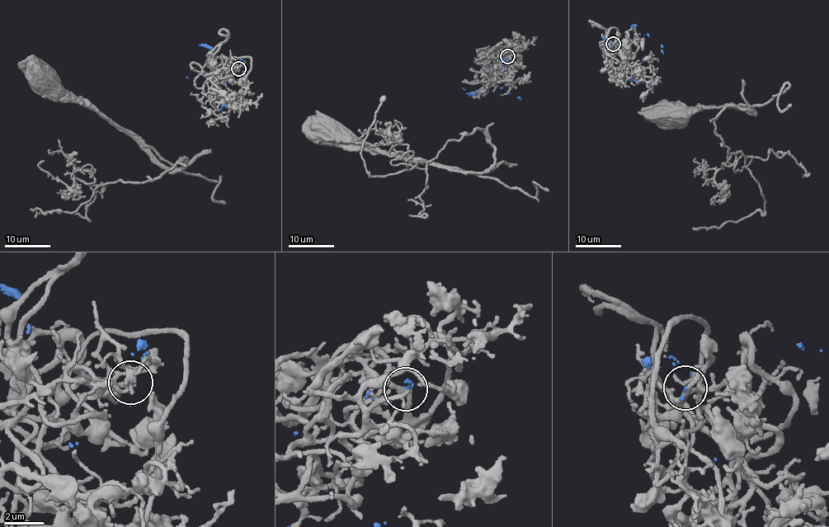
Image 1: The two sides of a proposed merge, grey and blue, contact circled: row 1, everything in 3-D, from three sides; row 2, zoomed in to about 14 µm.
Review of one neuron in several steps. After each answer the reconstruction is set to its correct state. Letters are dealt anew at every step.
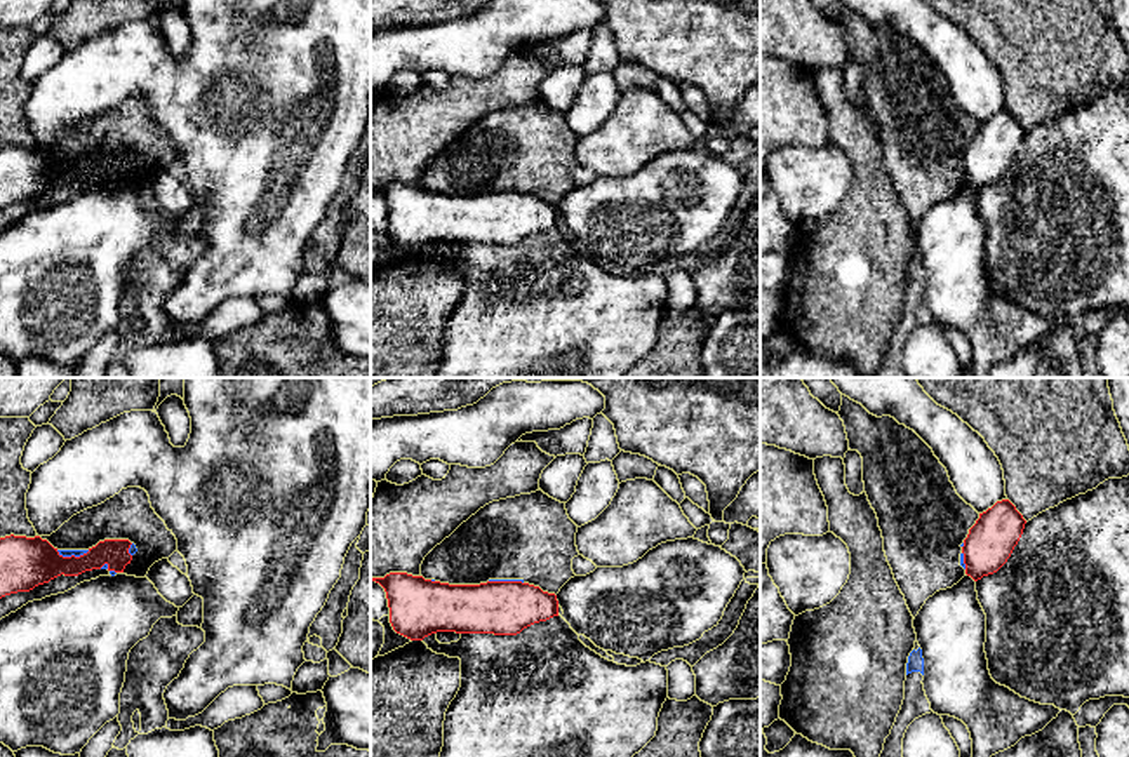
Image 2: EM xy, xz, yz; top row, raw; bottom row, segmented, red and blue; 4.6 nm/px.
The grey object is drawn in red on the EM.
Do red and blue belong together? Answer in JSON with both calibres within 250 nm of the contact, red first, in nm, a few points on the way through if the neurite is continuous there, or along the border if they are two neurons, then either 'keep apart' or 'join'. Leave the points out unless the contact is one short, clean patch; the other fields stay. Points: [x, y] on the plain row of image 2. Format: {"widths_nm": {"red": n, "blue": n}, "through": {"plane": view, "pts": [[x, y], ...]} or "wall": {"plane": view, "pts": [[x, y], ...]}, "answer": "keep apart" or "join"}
{"widths_nm": {"red": 240, "blue": 30}, "answer": "keep apart"}

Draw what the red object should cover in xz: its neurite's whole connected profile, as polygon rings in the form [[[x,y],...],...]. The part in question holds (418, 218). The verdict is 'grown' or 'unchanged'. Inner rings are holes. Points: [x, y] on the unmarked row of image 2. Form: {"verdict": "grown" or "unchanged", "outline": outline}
{"verdict": "unchanged", "outline": [[[407,183],[371,191],[386,202],[393,240],[411,251],[437,242],[517,245],[558,226],[555,204],[522,191],[449,195]]]}

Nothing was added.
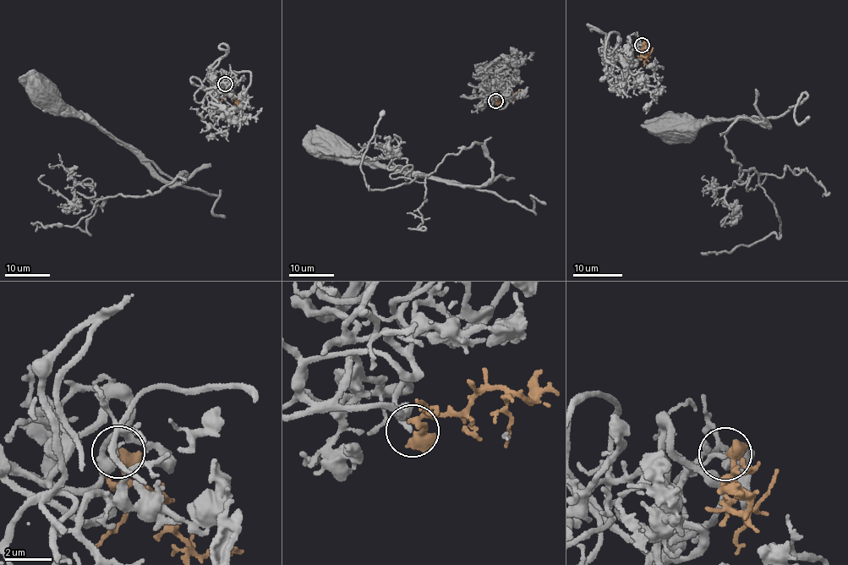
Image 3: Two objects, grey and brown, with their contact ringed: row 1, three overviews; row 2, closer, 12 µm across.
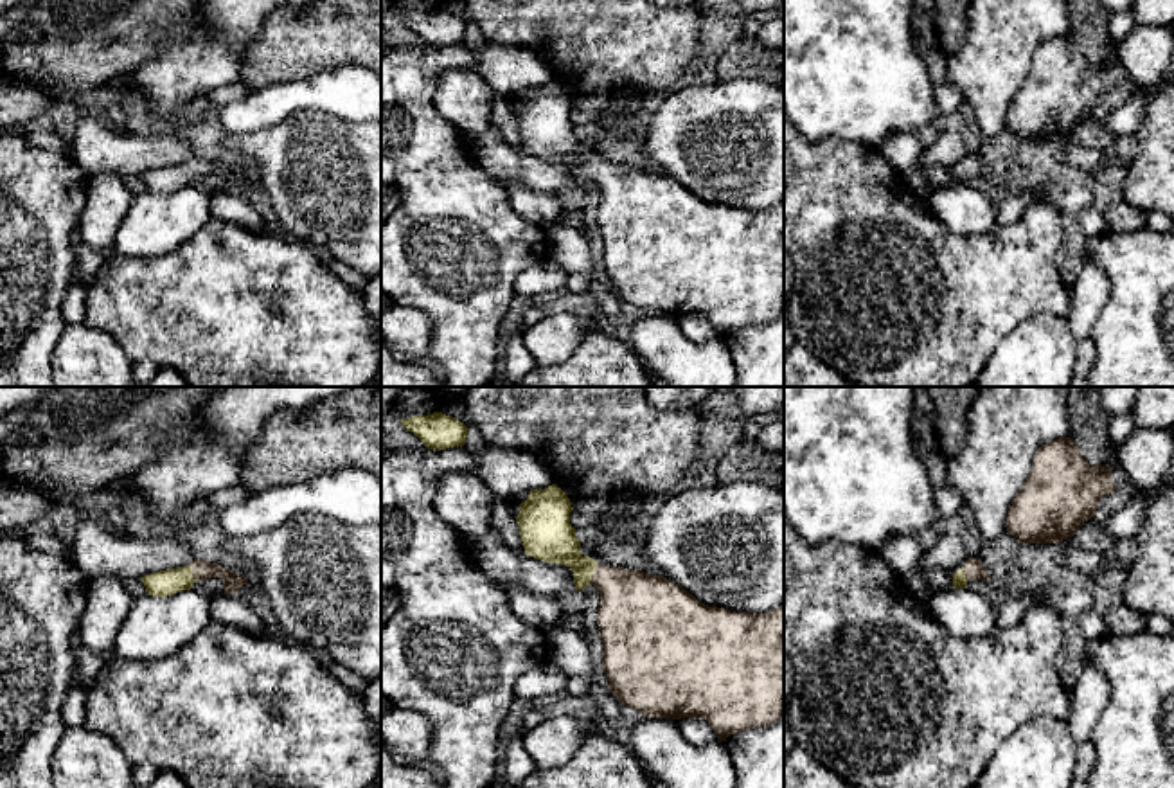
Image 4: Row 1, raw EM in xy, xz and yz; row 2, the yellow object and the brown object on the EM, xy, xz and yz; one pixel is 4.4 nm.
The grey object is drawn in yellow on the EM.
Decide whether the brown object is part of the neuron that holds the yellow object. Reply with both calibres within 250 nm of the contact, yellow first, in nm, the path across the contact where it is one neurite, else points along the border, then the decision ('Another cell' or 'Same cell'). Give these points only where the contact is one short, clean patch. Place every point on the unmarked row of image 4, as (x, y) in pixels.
Thickness 220 nm (yellow) against 320 nm. Path across: xz (551, 134), (592, 171), (601, 173), (635, 207). Same cell

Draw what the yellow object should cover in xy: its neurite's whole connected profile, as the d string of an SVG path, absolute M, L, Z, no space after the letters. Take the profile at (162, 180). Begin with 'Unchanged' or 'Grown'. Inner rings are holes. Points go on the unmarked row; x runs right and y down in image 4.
Grown. M198 155L185 164L147 171L140 178L144 180L147 193L167 194L182 187L191 187L196 178L209 175L221 175L225 191L232 193L237 193L239 185L248 180L243 173Z

